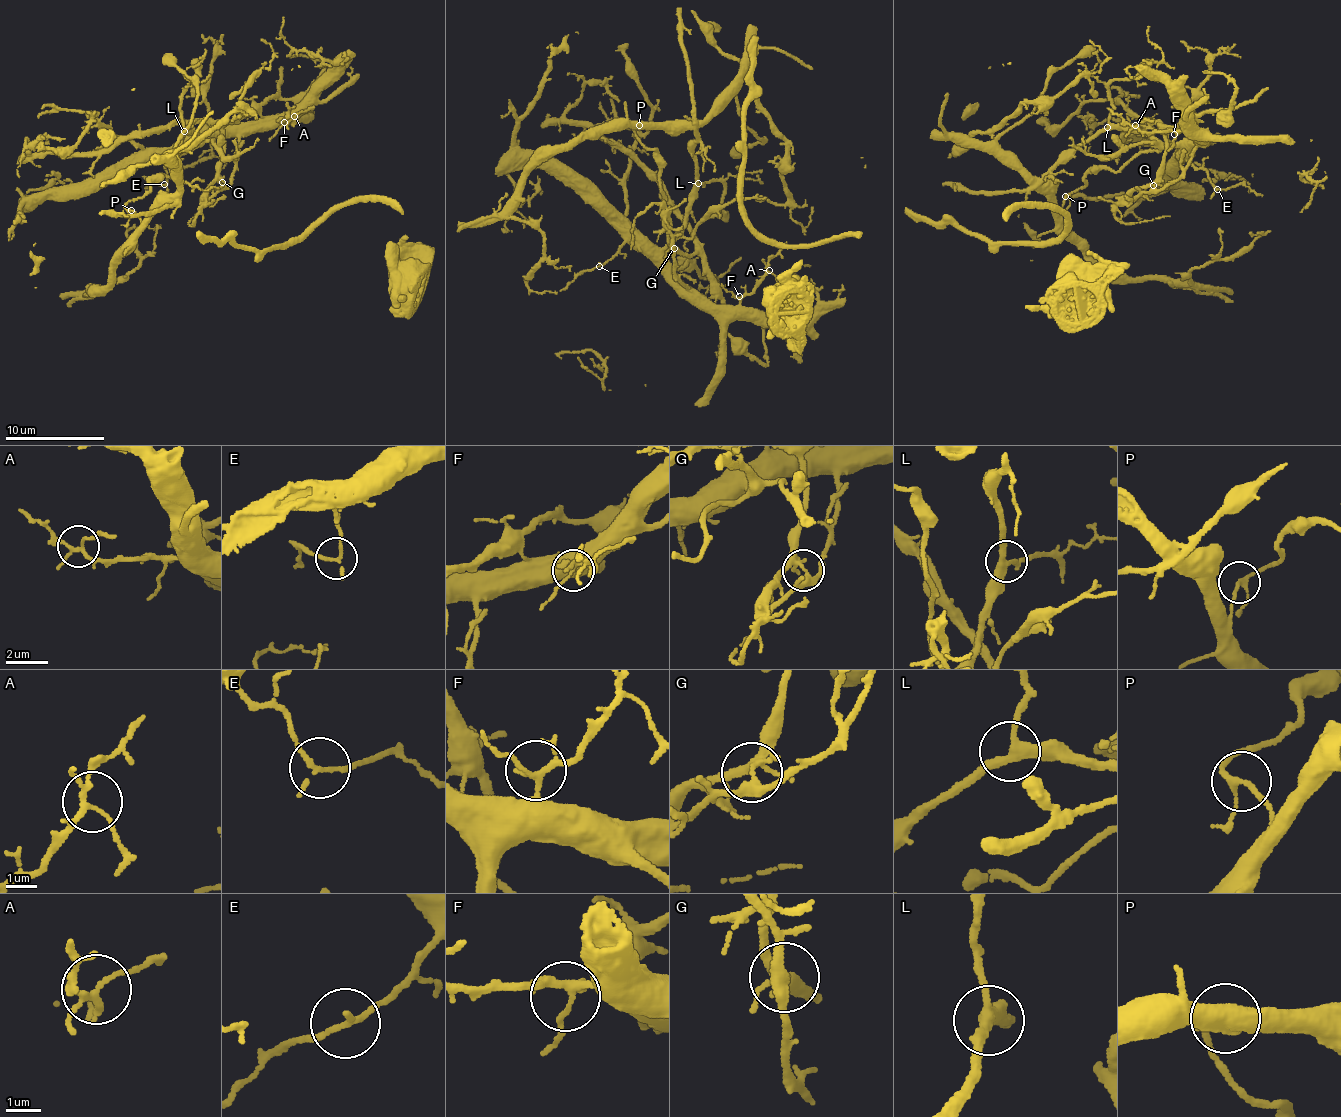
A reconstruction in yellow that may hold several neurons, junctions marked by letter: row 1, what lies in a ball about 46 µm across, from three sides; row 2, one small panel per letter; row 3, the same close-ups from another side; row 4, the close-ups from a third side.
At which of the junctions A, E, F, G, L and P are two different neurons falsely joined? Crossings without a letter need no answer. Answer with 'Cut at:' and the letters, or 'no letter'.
Cut at: G, P

